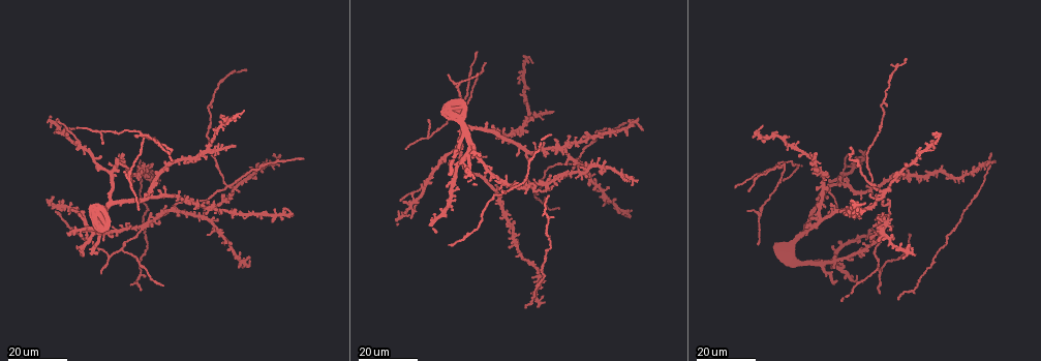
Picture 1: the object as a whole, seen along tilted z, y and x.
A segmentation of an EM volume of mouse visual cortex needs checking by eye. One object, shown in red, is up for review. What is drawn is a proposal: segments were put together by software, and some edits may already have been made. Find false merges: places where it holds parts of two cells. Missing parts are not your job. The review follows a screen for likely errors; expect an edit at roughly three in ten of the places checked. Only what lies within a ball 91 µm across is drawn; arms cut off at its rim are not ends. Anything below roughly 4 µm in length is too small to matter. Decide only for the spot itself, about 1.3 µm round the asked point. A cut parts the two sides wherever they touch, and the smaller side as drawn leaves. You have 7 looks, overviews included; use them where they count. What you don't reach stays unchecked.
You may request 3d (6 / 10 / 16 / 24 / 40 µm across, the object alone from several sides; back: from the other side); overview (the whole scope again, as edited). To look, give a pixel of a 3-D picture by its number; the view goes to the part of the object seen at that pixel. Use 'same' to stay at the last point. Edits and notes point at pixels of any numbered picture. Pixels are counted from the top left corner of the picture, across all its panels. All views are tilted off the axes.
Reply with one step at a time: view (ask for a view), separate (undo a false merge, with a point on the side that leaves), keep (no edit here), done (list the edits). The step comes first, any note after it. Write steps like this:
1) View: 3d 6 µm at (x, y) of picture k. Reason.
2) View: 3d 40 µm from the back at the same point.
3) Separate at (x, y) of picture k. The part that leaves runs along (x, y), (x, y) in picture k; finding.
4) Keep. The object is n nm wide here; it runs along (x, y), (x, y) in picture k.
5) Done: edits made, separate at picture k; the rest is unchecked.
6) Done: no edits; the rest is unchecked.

View: 3d 24 µm at (225, 187) of picture 1. Four-way junction.

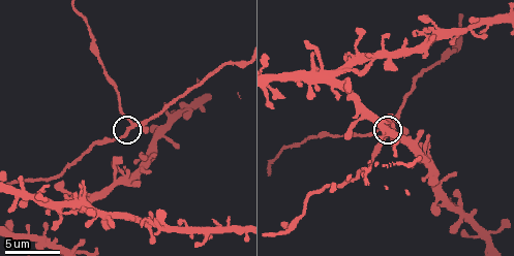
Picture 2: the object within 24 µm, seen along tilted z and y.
View: 3d 6 µm at (133, 123) of picture 2. Zoom in.

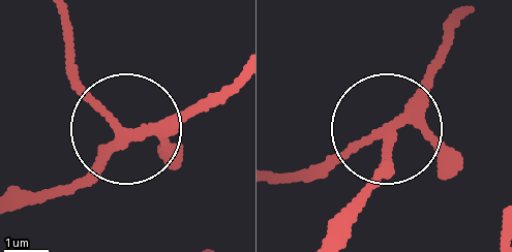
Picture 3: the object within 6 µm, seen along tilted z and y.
Keep. The side arm is 34 µm long; 4 arms meet here; one cell here.

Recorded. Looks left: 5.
View: 3d 24 µm at (535, 191) of picture 1.

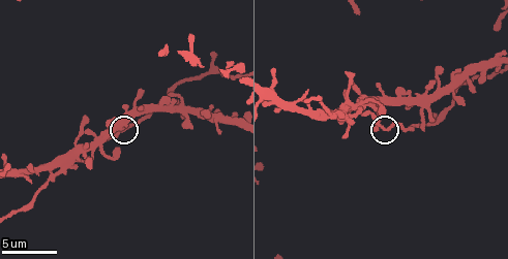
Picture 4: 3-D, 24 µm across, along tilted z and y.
View: 3d 10 µm at (379, 125) of picture 4.

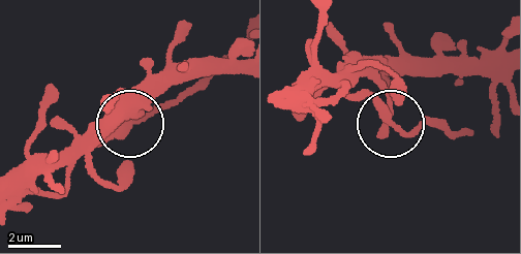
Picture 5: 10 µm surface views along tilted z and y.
Keep. It runs along (308, 96), (324, 85), (368, 94), (396, 127), (433, 125) in picture 5; one cell here.

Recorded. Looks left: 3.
View: 3d 16 µm at (842, 172) of picture 1.

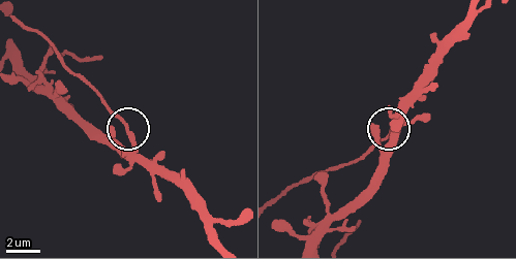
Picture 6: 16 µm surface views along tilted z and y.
View: 3d 10 µm at (133, 142) of picture 6.

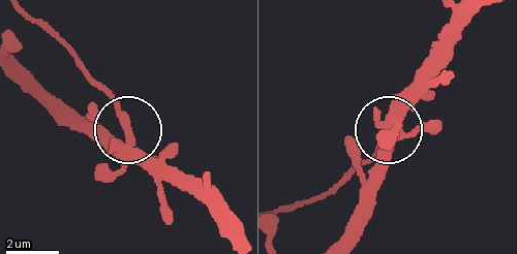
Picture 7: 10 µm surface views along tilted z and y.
View: 3d 10 µm from the back at (126, 130) of picture 7.

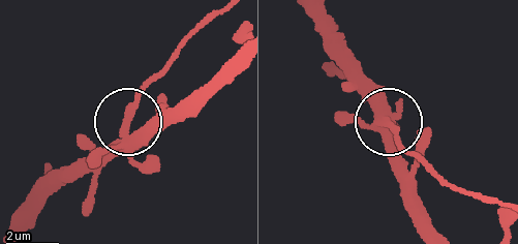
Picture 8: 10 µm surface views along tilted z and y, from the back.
Separate at (155, 81) of picture 8. The object is 350 nm wide here; the part that leaves runs along (130, 107), (219, 8) in picture 8; two cells meet here.

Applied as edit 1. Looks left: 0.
Done: edits made, separate at picture 8; the rest is unchecked.

